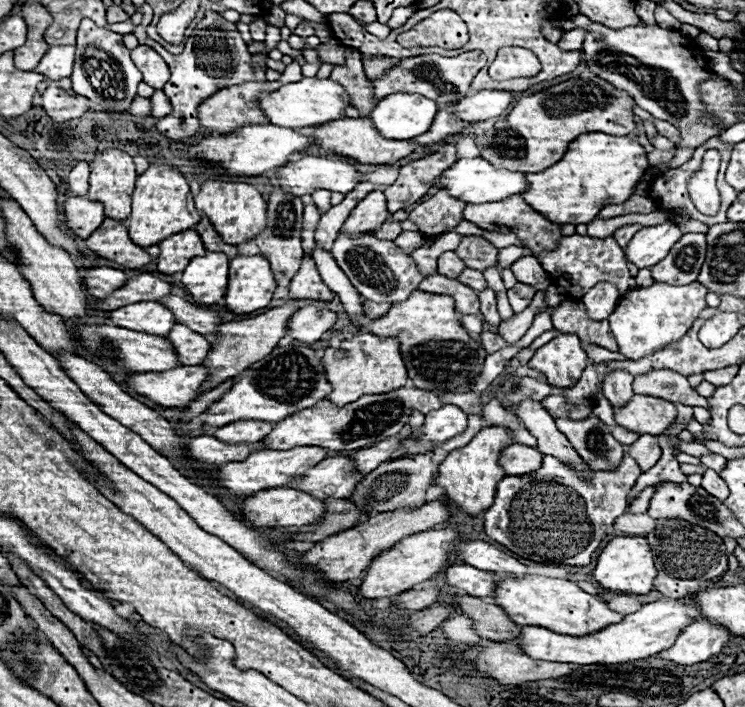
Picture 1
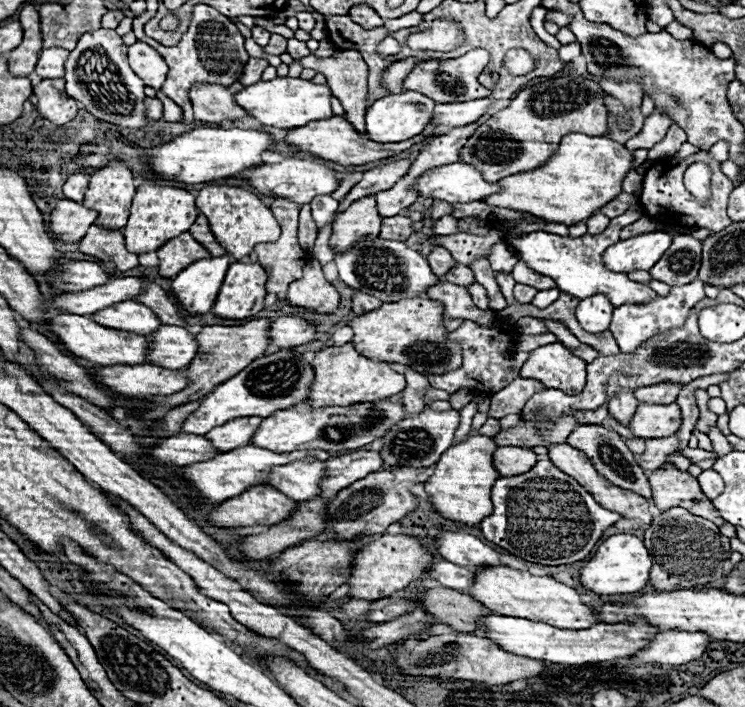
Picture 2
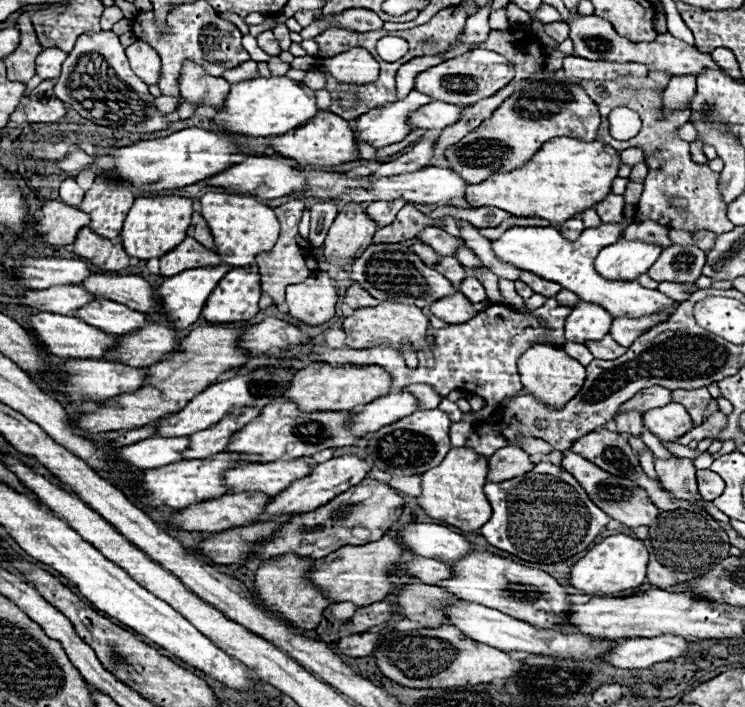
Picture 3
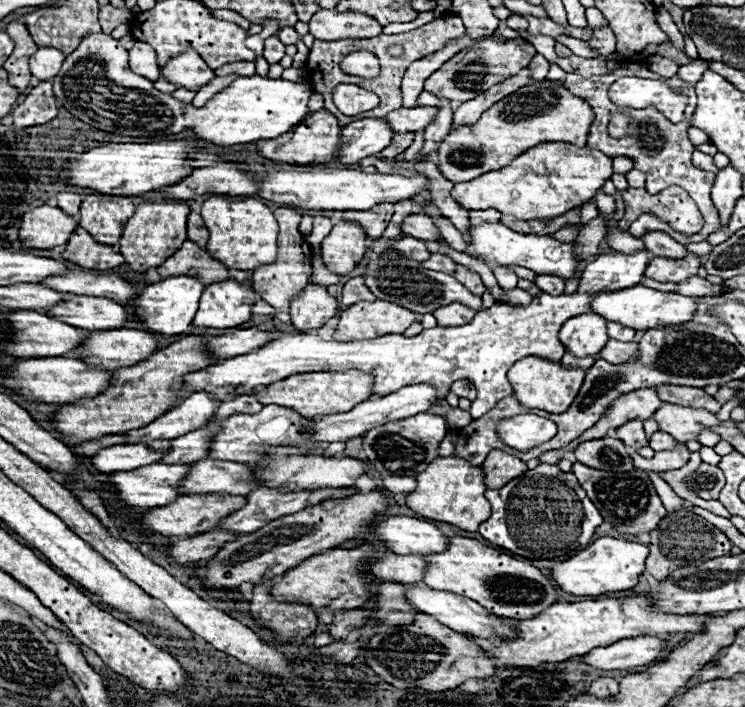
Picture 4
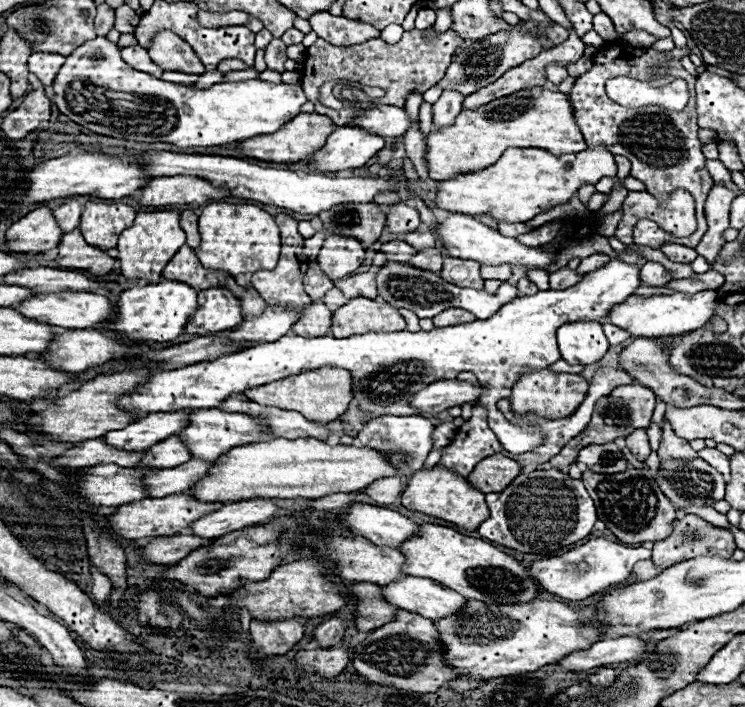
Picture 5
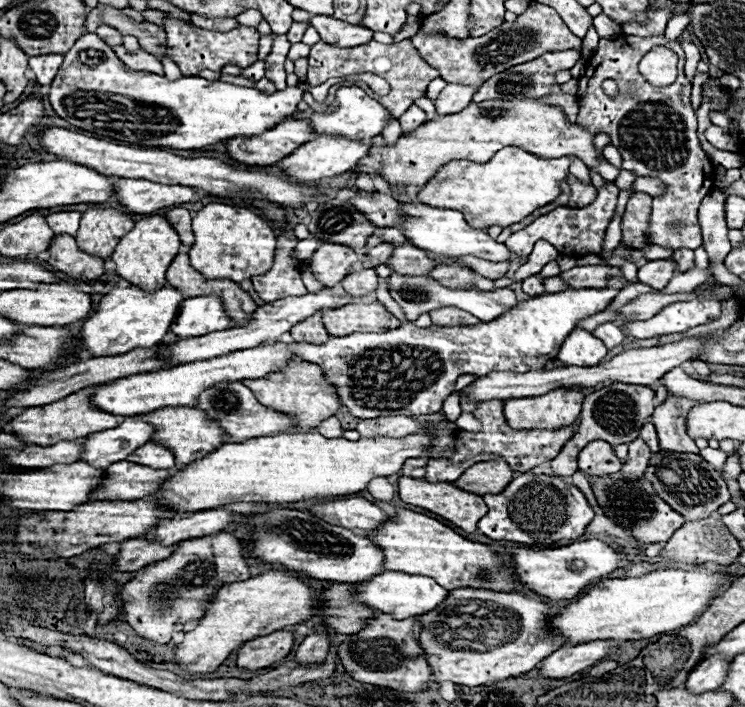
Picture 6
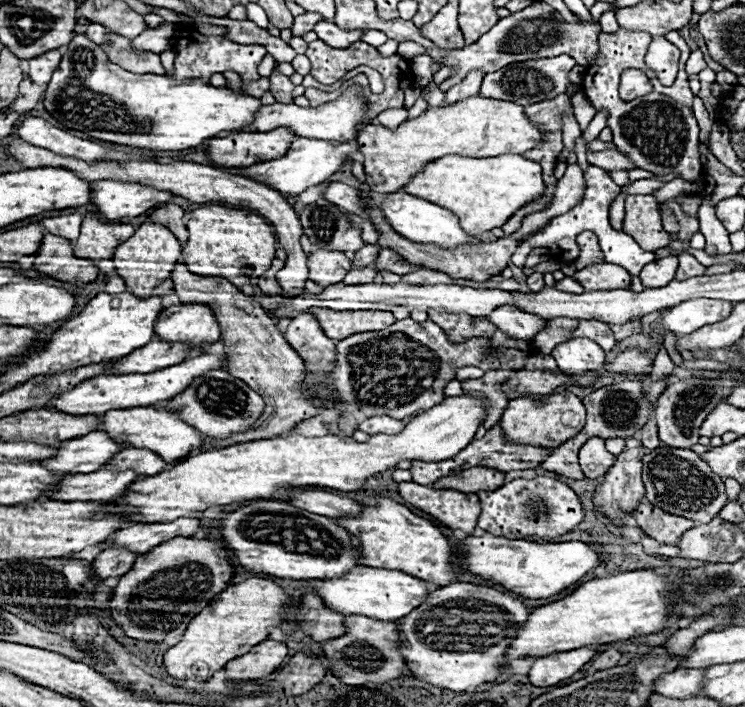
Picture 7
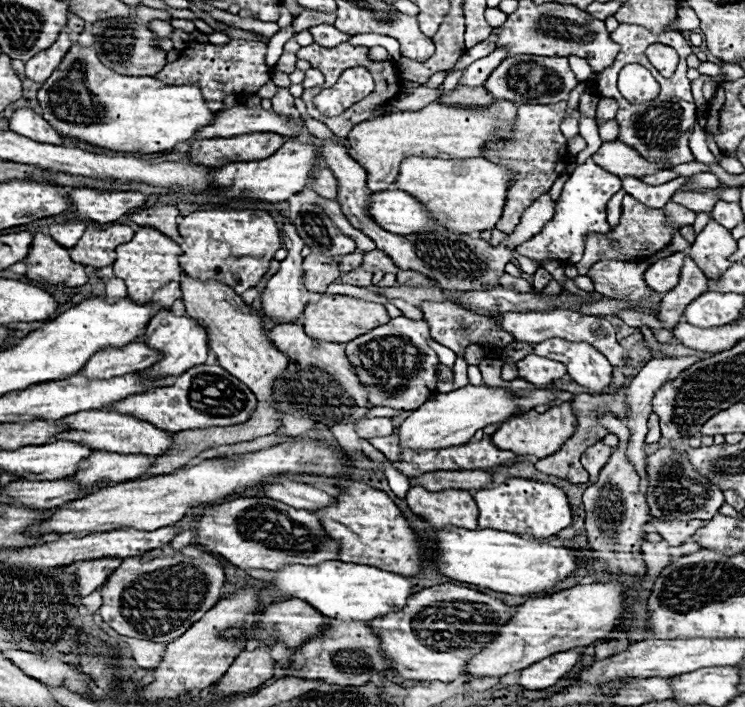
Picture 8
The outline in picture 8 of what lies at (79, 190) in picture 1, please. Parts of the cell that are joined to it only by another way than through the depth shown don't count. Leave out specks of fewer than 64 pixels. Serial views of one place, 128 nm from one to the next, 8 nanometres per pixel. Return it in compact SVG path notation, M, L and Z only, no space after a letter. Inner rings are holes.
M74 220L74 222L64 222L64 224L50 224L50 236L62 244L64 248L76 246L80 236L84 234L84 222Z

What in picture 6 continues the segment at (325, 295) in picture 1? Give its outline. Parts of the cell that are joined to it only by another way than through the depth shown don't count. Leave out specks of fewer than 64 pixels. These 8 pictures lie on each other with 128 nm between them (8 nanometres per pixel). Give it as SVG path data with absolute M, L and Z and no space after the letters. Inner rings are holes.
M316 312L314 316L310 316L308 320L296 324L292 328L292 338L294 340L308 340L308 342L314 342L314 344L322 344L324 340L328 340L328 332L324 328L324 322L322 322L322 312Z

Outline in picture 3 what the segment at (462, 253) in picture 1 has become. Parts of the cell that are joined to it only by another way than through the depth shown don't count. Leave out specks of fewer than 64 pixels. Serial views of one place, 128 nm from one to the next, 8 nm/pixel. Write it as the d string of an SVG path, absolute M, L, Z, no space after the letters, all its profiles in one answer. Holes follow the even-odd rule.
M426 226L420 236L418 236L420 242L432 246L440 256L454 256L456 250L460 246L464 246L464 240L462 238L454 238L450 234L446 234L444 230L440 228L432 228L432 226Z

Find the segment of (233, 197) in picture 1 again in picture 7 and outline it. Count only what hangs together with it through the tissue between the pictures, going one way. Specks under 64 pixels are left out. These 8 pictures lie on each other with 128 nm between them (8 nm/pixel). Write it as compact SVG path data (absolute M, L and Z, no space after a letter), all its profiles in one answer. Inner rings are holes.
M204 206L188 216L190 238L184 246L184 264L198 276L224 276L242 286L260 278L276 258L276 236L264 216L224 206Z

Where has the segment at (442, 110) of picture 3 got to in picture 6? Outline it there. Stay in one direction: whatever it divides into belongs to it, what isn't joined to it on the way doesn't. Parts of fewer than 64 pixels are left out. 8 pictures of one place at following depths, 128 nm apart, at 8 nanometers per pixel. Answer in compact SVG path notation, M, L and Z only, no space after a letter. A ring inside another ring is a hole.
M342 86L336 92L334 112L330 114L316 114L316 112L294 112L292 118L310 118L312 128L316 134L330 134L330 136L344 136L352 140L370 140L374 136L380 136L384 126L390 120L390 112L376 100L368 98L364 90L358 86Z

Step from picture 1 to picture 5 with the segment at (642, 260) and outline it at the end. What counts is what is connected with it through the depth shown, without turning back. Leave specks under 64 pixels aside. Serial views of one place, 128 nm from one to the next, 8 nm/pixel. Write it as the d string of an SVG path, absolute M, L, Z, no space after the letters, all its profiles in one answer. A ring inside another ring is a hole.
M610 260L602 268L584 274L580 284L566 290L540 290L534 296L516 298L504 304L488 320L434 328L430 332L368 332L348 338L282 336L280 340L226 354L212 362L156 372L148 384L126 394L118 404L142 414L216 408L228 396L240 394L248 388L264 386L320 366L332 366L348 368L352 376L356 376L354 404L364 408L364 412L376 412L380 416L384 416L384 412L412 412L412 408L408 408L408 396L412 396L412 392L418 392L424 384L432 384L432 380L454 380L460 372L476 374L478 382L484 386L478 404L490 412L496 408L498 400L510 396L510 388L524 366L546 368L560 360L556 328L572 320L602 320L608 314L608 308L634 294L640 282L640 266Z

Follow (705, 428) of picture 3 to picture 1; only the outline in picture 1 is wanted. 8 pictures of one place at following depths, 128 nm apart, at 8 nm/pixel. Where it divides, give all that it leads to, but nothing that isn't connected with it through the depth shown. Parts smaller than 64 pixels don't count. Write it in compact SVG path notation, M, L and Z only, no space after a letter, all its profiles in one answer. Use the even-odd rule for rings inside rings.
M640 436L630 446L630 456L634 456L634 460L640 464L642 470L648 470L648 468L652 468L660 460L662 450L660 450L658 440L654 436Z

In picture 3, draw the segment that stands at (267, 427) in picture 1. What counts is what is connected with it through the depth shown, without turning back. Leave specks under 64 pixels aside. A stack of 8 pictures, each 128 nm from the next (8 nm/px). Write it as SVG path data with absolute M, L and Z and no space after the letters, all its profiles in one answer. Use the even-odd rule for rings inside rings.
M240 408L240 412L232 412L232 416L226 416L220 420L220 424L214 424L212 428L204 432L196 432L190 436L188 452L184 452L184 458L210 458L212 454L224 452L232 440L232 436L250 424L256 416L260 416L260 410L254 408Z

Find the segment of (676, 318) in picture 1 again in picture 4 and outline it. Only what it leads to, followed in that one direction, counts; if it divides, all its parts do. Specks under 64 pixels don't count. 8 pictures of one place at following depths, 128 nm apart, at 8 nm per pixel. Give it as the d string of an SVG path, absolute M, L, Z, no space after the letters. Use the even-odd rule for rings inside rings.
M608 322L608 334L610 334L610 338L620 340L620 342L632 342L636 336L636 330L620 326L618 322Z

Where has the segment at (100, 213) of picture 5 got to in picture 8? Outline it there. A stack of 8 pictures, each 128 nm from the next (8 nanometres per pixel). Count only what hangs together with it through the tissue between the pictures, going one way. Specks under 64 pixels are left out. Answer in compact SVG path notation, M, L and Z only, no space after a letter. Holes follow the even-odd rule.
M88 224L78 244L70 250L70 256L74 262L102 268L114 264L116 258L116 246L126 244L134 238L134 230L124 224L114 224L110 228L100 228L96 224Z

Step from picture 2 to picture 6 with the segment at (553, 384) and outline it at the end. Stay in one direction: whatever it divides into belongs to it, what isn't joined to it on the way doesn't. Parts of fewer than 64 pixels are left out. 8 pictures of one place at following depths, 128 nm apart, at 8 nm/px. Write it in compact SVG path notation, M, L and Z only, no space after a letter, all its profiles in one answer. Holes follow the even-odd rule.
M554 388L544 396L506 400L504 416L512 428L560 428L578 420L582 402L582 390Z

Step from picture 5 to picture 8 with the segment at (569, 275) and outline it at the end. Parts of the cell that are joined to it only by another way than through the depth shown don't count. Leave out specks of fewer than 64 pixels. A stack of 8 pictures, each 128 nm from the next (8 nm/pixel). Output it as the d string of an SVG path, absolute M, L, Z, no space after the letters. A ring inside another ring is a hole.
M600 260L590 268L588 278L594 282L594 290L602 296L626 300L658 312L660 304L650 302L654 292L644 282L644 268L648 268L646 262L630 264L622 260Z

